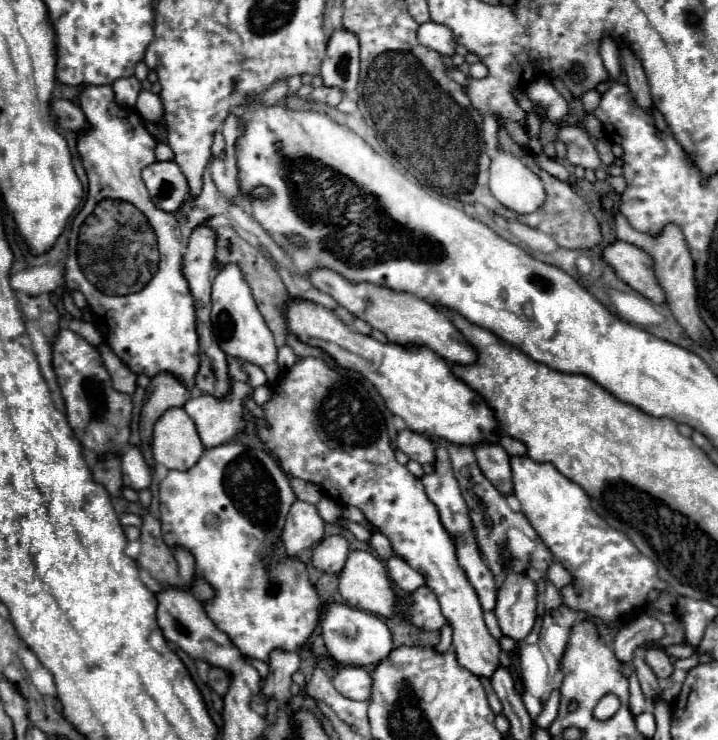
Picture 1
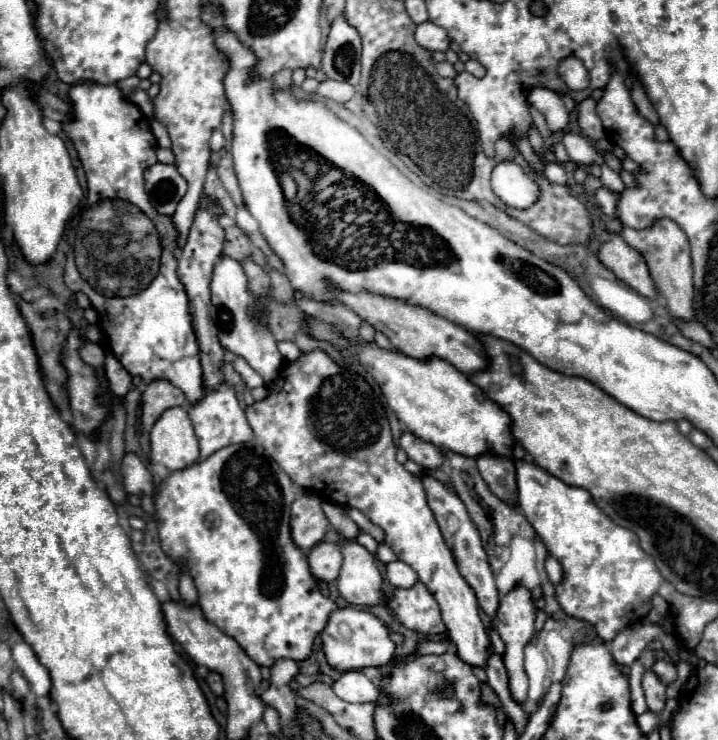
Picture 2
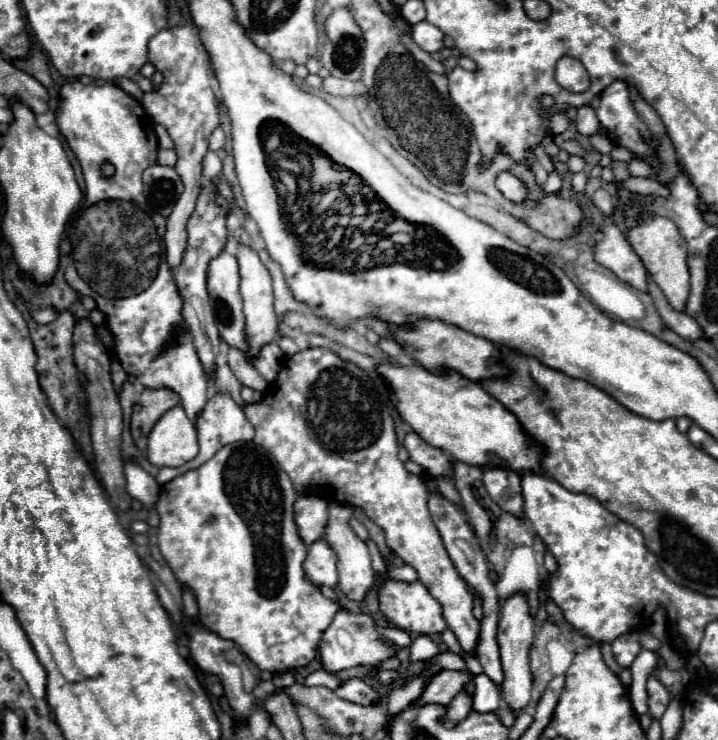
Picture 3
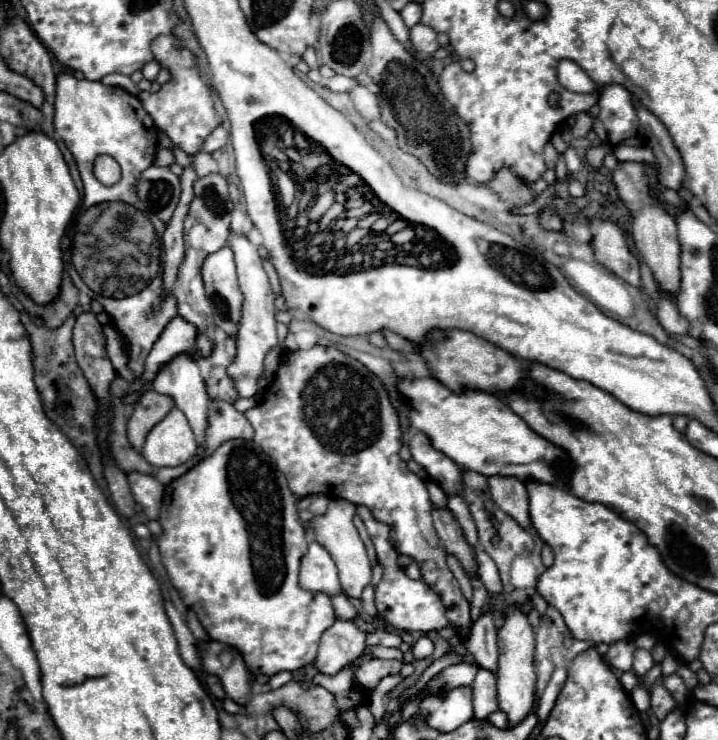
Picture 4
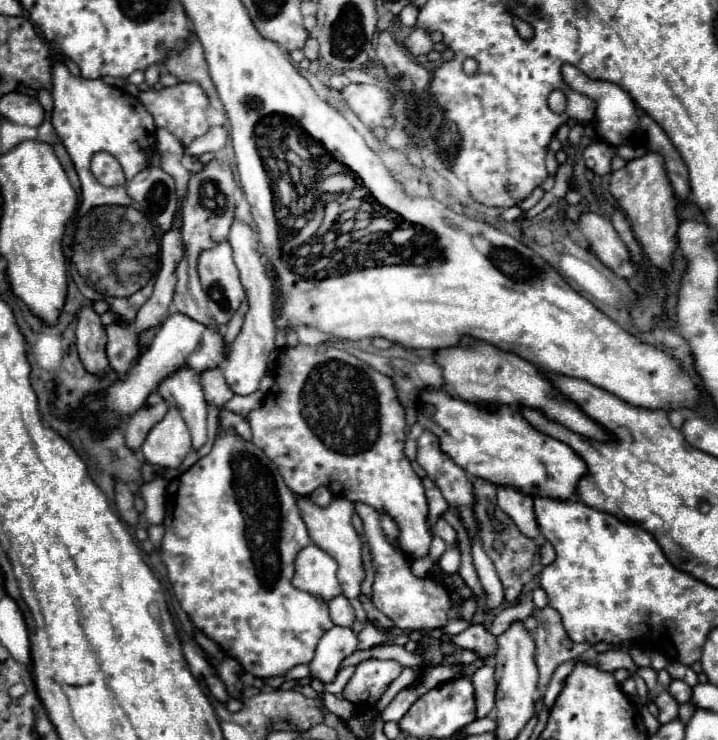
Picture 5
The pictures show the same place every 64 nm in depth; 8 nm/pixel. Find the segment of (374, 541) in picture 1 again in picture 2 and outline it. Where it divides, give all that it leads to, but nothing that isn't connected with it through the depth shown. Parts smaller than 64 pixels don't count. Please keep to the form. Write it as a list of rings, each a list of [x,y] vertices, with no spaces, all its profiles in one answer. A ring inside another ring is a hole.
[[[380,542],[380,544],[378,544],[378,552],[376,552],[376,556],[378,556],[378,560],[384,562],[384,564],[394,562],[394,560],[398,559],[396,554],[392,552],[392,548],[390,548],[386,542]]]

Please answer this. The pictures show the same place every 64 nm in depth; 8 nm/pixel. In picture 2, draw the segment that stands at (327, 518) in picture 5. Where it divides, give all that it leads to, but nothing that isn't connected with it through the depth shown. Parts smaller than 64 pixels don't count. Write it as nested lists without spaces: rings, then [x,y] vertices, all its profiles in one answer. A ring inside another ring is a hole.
[[[358,542],[342,544],[342,568],[338,576],[338,590],[342,598],[356,606],[380,606],[384,604],[384,578],[380,568],[364,546]]]

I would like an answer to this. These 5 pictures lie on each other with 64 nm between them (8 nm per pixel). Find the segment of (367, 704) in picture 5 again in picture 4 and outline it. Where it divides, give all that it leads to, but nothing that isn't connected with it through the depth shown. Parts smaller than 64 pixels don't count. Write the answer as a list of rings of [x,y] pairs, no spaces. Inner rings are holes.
[[[374,658],[358,666],[356,678],[358,678],[358,686],[362,686],[364,690],[374,690],[386,674],[398,674],[398,672],[400,672],[400,660],[376,660]]]

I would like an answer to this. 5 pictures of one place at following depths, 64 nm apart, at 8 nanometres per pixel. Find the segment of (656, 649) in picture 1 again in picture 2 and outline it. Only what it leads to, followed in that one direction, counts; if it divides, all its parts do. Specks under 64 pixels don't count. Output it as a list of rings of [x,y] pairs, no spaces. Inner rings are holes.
[[[656,660],[652,670],[656,672],[656,676],[664,682],[664,684],[670,684],[676,680],[676,666],[672,662],[666,662],[666,660]]]

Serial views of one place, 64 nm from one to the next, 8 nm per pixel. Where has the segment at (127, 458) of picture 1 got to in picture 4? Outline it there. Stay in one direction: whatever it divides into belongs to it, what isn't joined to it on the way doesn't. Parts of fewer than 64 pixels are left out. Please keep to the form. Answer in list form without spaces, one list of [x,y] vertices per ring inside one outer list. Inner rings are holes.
[[[130,472],[128,482],[130,482],[132,496],[144,508],[144,514],[148,518],[158,518],[164,486],[154,476],[148,476],[142,472]]]

